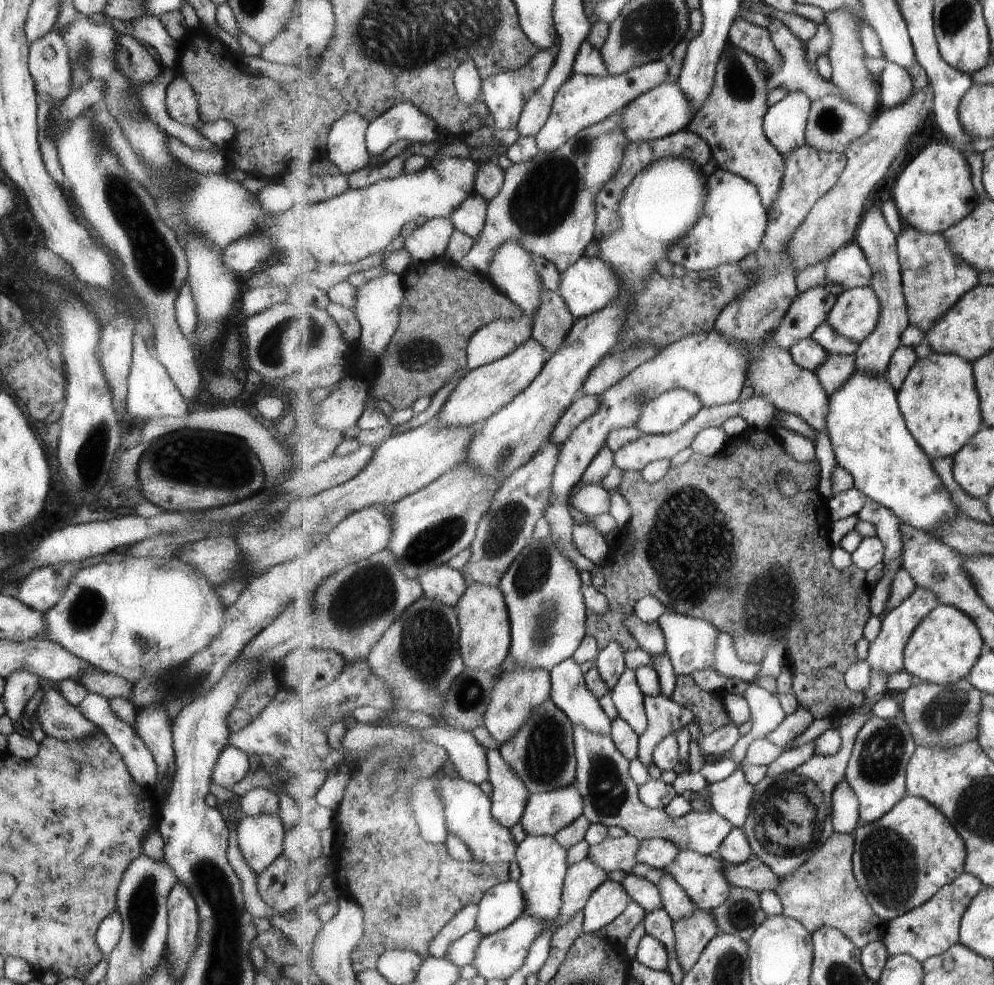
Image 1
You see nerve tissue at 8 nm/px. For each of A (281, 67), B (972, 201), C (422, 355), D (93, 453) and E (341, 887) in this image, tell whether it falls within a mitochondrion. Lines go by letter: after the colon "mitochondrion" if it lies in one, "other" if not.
A: other
B: other
C: mitochondrion
D: mitochondrion
E: other

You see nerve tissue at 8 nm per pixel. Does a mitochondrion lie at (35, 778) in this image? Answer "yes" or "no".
no

